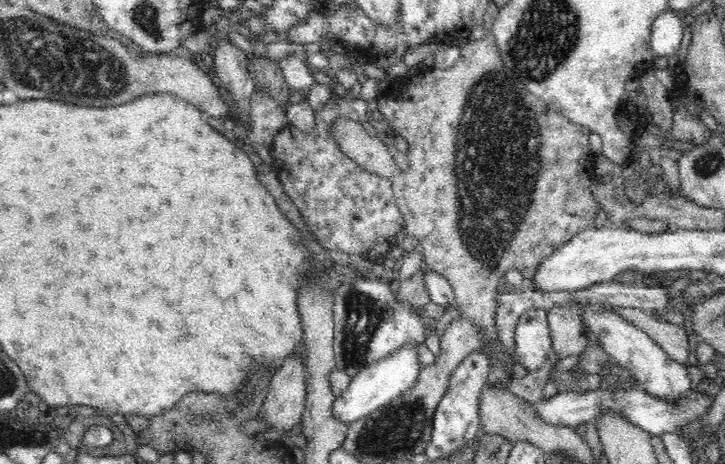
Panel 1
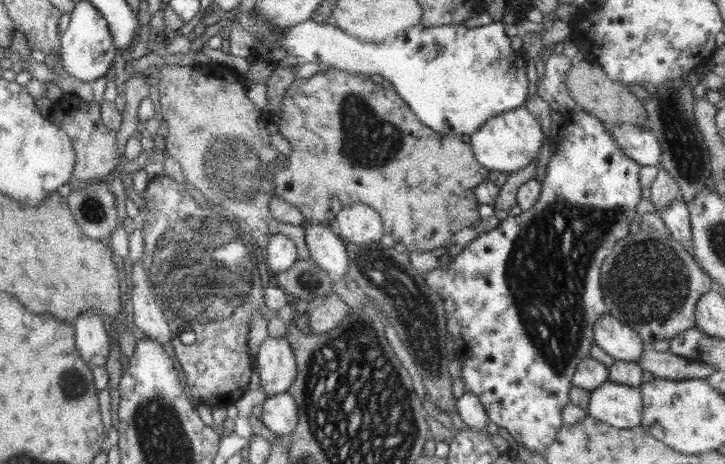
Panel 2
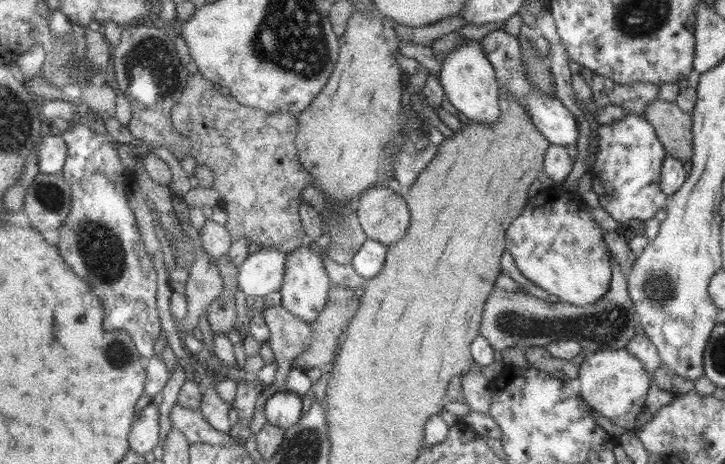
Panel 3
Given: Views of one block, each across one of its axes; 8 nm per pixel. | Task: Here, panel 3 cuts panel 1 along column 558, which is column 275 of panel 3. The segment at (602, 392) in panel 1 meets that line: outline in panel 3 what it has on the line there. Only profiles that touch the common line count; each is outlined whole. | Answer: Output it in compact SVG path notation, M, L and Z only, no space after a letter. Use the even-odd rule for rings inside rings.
M278 391L267 397L263 411L268 423L289 429L303 417L302 399L296 393Z

